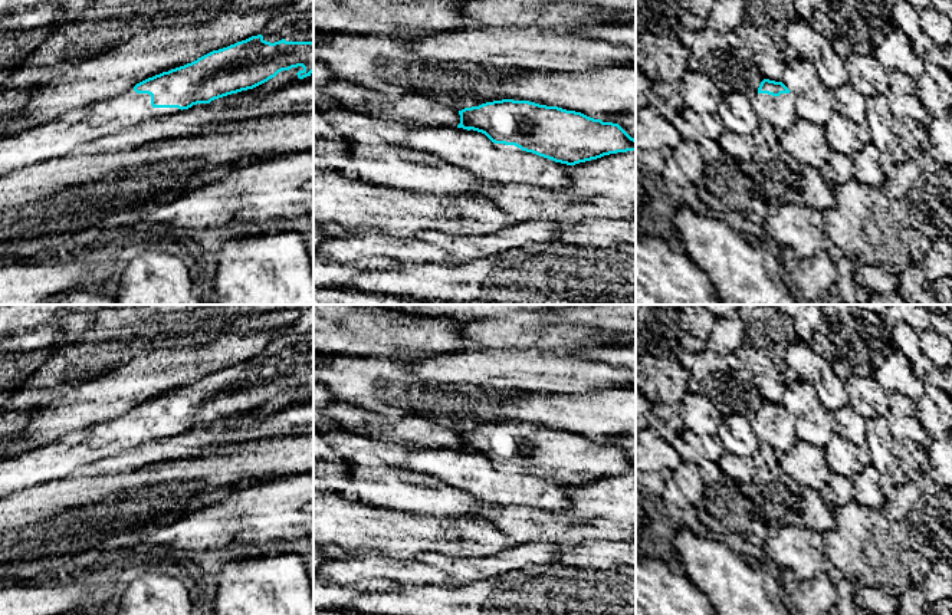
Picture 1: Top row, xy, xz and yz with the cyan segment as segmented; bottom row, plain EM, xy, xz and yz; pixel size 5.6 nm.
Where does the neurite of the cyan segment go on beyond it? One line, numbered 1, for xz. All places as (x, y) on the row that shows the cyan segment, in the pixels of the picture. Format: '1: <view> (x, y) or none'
1: none

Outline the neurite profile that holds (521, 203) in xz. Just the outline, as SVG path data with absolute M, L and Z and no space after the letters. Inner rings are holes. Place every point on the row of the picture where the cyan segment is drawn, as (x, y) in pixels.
M482 181L466 197L486 198L512 221L552 221L564 226L594 217L636 220L636 205L605 195L575 195L532 185Z

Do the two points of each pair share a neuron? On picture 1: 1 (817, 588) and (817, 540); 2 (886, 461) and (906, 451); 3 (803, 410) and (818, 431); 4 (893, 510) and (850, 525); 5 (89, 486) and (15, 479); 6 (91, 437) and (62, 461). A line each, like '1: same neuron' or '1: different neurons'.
1: different neurons
2: same neuron
3: same neuron
4: different neurons
5: different neurons
6: same neuron

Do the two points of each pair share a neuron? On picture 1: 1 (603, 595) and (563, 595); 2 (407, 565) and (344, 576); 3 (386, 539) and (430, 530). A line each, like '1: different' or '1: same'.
1: same
2: same
3: same

